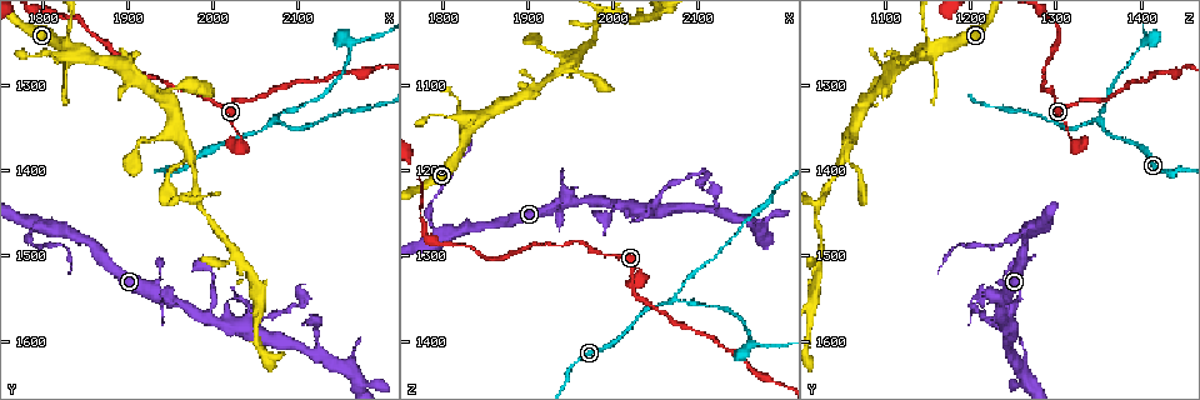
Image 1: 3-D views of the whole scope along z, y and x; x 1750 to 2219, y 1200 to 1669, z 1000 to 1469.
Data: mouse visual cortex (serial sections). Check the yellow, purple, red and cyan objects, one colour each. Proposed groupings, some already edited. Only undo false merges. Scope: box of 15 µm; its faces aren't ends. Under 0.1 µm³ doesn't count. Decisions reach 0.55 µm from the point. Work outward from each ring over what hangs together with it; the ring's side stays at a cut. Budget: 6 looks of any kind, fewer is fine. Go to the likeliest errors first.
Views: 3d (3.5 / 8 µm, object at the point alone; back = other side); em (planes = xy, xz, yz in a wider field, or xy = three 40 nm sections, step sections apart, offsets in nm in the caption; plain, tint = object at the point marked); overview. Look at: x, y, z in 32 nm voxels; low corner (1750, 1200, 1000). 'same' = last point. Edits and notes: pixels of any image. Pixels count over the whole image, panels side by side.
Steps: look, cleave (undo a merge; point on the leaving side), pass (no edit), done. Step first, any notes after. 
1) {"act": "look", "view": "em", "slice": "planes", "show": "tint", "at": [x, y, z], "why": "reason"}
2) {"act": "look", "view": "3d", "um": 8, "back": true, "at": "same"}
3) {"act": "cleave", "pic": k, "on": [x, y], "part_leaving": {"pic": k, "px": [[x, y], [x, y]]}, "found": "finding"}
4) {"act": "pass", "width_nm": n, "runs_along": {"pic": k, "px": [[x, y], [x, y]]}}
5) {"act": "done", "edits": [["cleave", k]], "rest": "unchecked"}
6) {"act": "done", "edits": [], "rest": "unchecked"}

{"act": "look", "view": "3d", "um": 3.5, "at": [2075, 1340, 1355], "why": "three arms meet"}

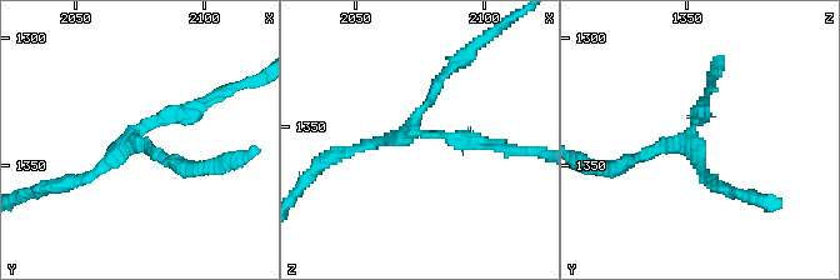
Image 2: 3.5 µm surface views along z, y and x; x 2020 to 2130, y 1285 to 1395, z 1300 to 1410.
{"act": "look", "view": "em", "slice": "xy", "step": 5, "show": "tint", "at": [2071, 1341, 1350], "arms": 3, "arm_widths_nm": [150, 150, 200]}

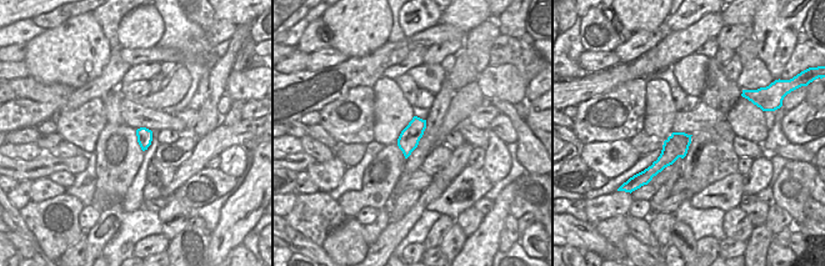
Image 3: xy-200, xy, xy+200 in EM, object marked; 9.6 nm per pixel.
{"act": "pass", "runs_along": {"pic": 2, "px": [[66, 183], [93, 175], [143, 125], [200, 105]]}, "found": "continuous, no second cell"}

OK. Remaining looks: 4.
{"act": "look", "view": "3d", "um": 3.5, "at": [2165, 1255, 1400], "why": "branch point"}

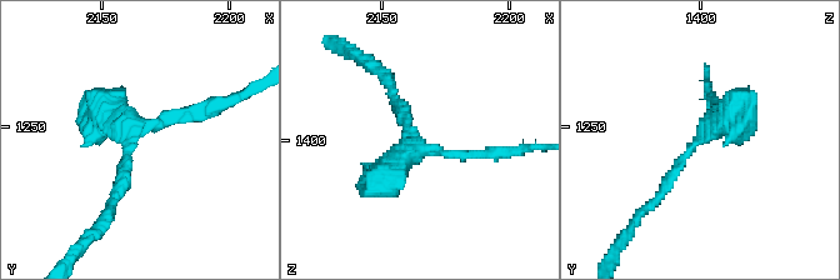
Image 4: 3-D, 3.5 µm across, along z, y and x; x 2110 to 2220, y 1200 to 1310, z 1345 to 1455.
{"act": "look", "view": "em", "slice": "xy", "step": 5, "show": "tint", "at": [2163, 1252, 1403], "why": "now the EM"}

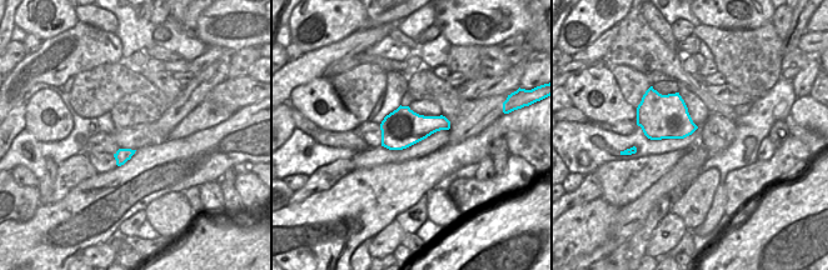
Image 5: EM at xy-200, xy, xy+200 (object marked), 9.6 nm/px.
{"act": "pass", "runs_along": {"pic": 4, "px": [[660, 196], [704, 131], [753, 93]]}, "found": "all the same cell"}

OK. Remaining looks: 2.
{"act": "done", "edits": [], "rest": "unchecked"}

